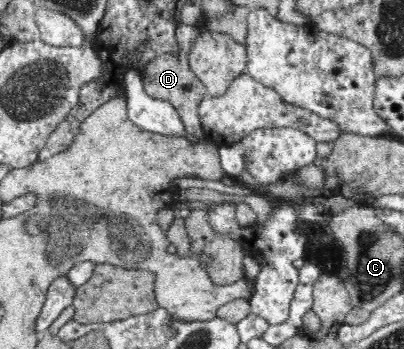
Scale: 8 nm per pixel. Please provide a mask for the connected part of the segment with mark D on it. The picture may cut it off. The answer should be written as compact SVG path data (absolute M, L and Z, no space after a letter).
M181 22L176 27L176 41L180 45L179 57L177 58L176 55L159 55L154 62L151 62L145 68L145 71L140 76L143 79L144 91L146 91L147 95L150 95L152 99L170 102L176 109L182 123L184 123L186 133L190 133L194 137L203 138L205 134L201 127L198 109L204 97L208 95L208 89L192 72L190 60L188 59L191 48L198 36L199 28L197 25L186 25Z

